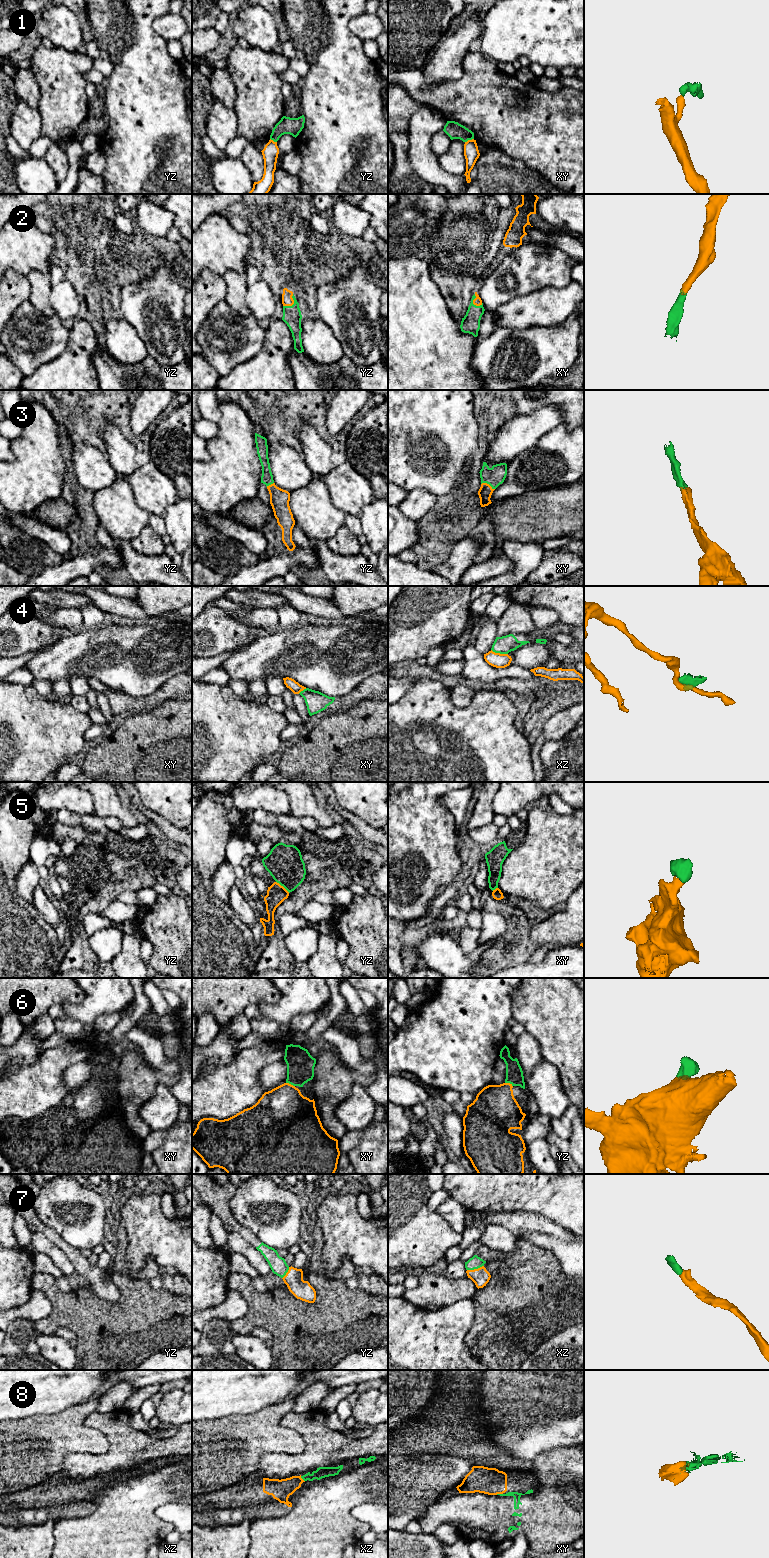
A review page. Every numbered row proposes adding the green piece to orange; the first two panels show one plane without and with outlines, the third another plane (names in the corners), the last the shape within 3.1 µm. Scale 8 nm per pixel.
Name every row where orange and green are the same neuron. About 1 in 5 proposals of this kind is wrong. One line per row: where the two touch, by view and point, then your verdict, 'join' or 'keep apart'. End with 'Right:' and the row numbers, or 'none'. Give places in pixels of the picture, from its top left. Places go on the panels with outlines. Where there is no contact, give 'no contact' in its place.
1: contact xy (469, 140); keep apart
2: contact yz (292, 304); join
3: contact xy (488, 484); join
4: contact xz (499, 653); keep apart
5: contact yz (282, 886); join
6: contact xy (290, 1084); join
7: contact xz (475, 1269); join
8: contact xy (499, 1493); join
Right: 2, 3, 5, 6, 7, 8

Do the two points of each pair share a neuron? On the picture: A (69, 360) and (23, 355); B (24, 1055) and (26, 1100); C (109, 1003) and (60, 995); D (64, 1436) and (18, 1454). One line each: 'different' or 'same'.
A: different
B: different
C: different
D: same

